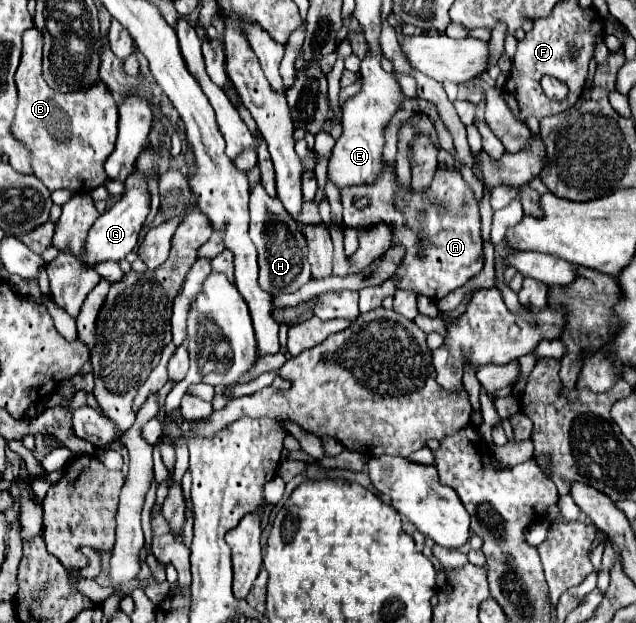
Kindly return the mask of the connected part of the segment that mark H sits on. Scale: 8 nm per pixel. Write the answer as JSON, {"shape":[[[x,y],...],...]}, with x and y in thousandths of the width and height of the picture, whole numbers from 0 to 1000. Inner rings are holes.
{"shape":[[[409,295],[399,299],[393,311],[393,382],[406,398],[406,424],[409,424],[409,456],[425,472],[456,472],[472,465],[491,443],[487,443],[487,421],[484,421],[484,392],[475,376],[469,356],[443,334],[437,318],[418,311]]]}

